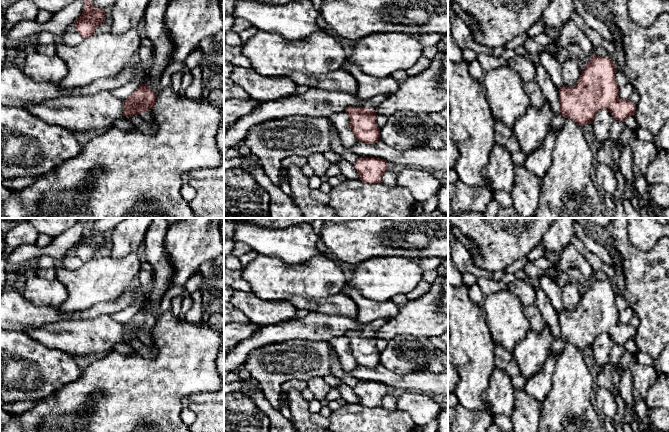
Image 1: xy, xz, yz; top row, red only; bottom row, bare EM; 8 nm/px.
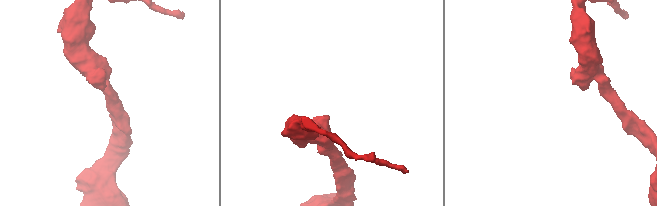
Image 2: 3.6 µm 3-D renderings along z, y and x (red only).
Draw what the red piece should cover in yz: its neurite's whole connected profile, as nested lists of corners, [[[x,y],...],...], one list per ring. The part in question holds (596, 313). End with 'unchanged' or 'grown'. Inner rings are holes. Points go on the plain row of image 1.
[[[592,279],[590,285],[582,293],[576,309],[574,311],[564,309],[559,314],[558,324],[561,335],[554,339],[551,351],[556,355],[560,355],[566,342],[575,345],[580,350],[592,348],[594,341],[601,333],[607,333],[614,343],[621,346],[624,346],[629,340],[634,340],[636,329],[630,324],[619,322],[620,312],[615,304],[615,294],[616,291],[609,282]]] | grown

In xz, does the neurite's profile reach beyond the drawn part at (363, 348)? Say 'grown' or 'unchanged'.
grown

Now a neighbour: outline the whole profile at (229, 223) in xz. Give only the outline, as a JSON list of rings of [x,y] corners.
[[[224,218],[224,239],[234,239],[236,222],[248,221],[262,228],[284,230],[301,223],[312,223],[317,218]]]

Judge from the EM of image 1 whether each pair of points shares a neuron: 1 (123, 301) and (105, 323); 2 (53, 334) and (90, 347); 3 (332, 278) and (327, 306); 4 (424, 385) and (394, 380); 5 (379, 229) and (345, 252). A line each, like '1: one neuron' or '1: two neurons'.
1: two neurons
2: one neuron
3: two neurons
4: one neuron
5: one neuron

